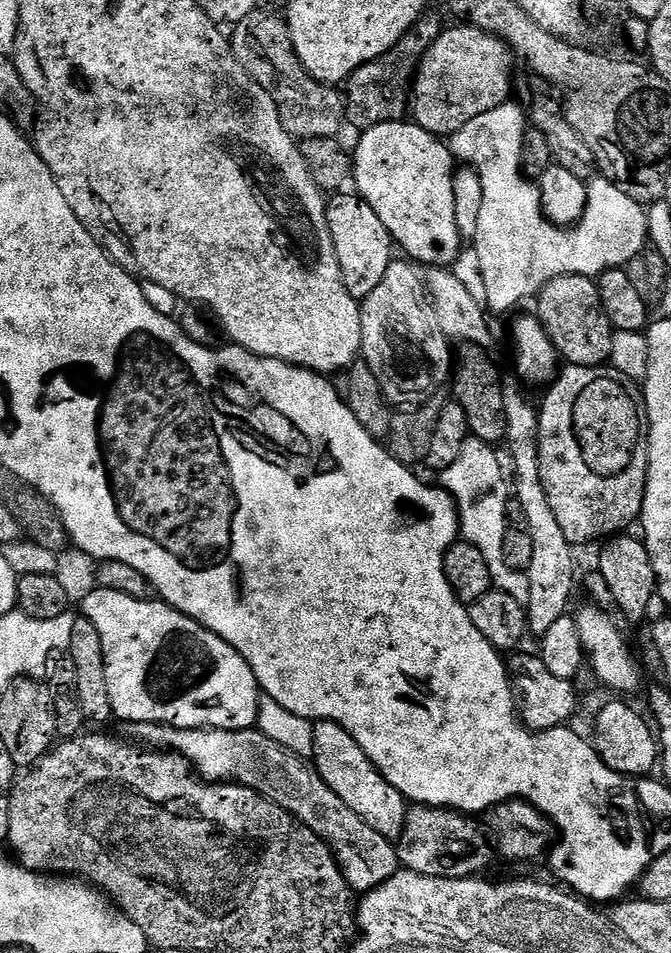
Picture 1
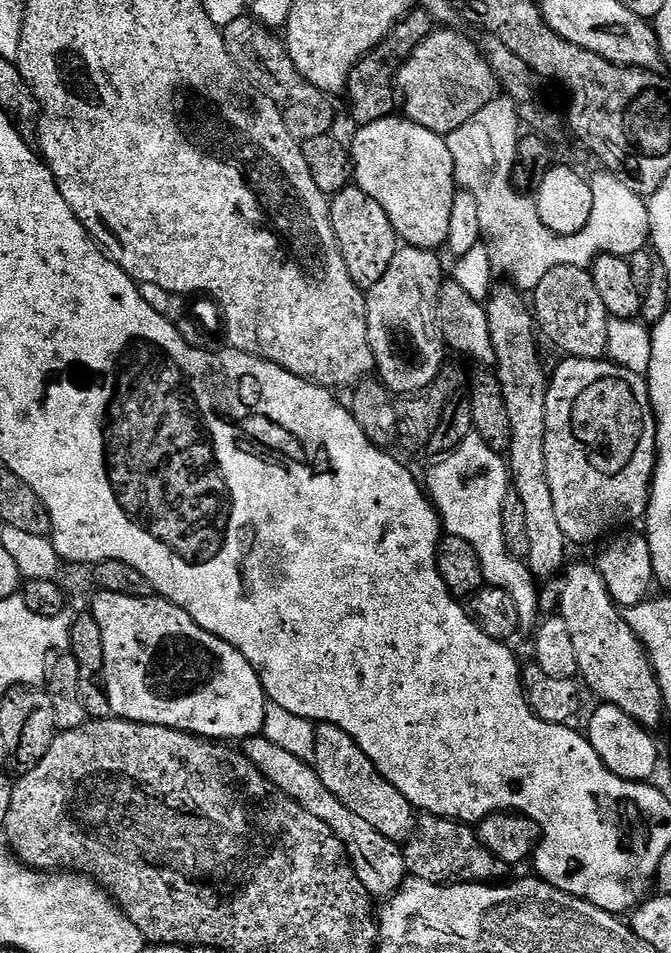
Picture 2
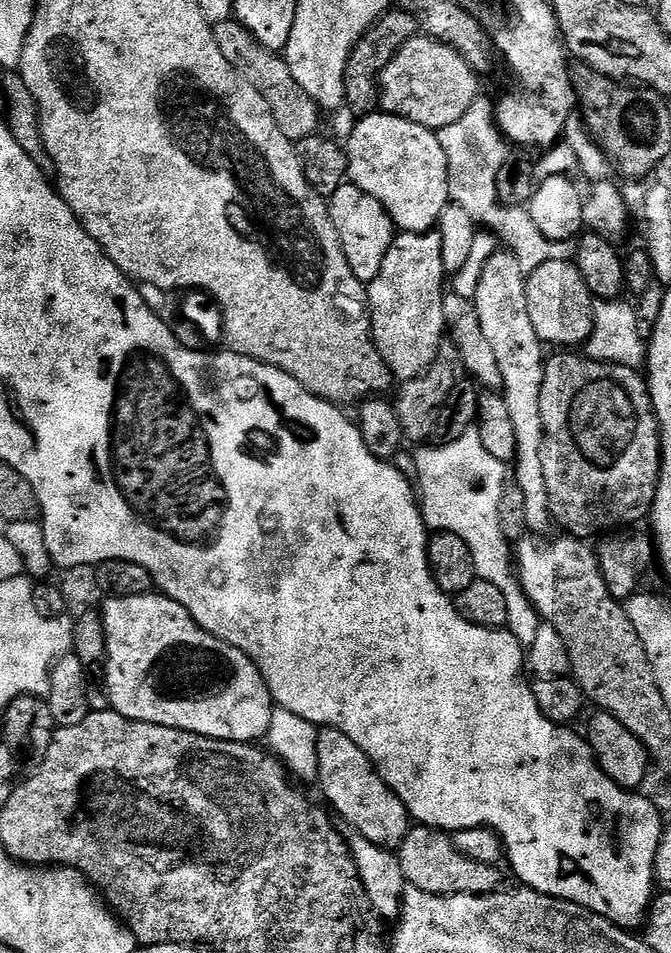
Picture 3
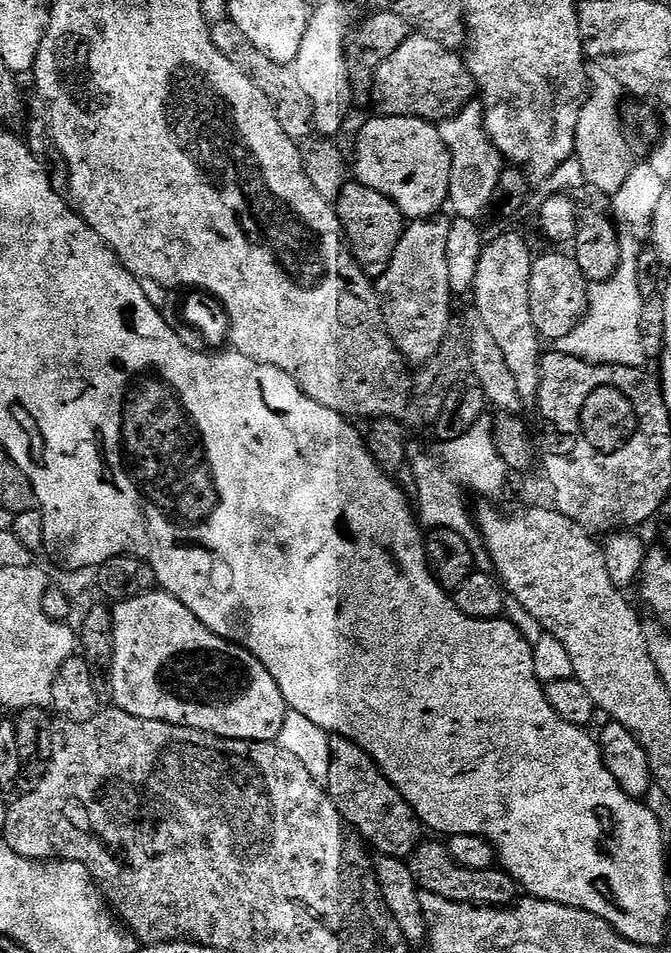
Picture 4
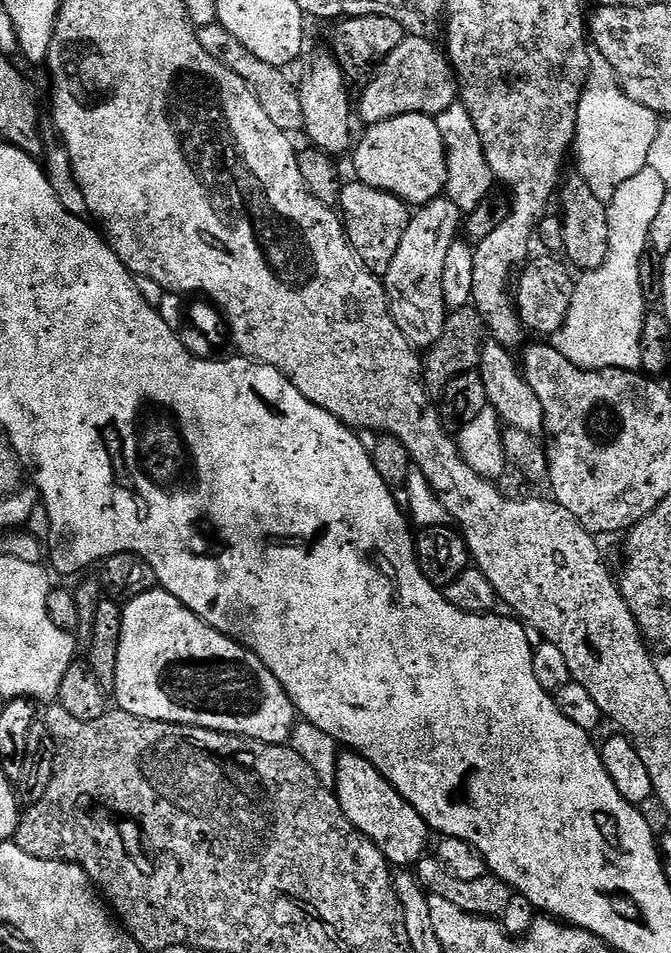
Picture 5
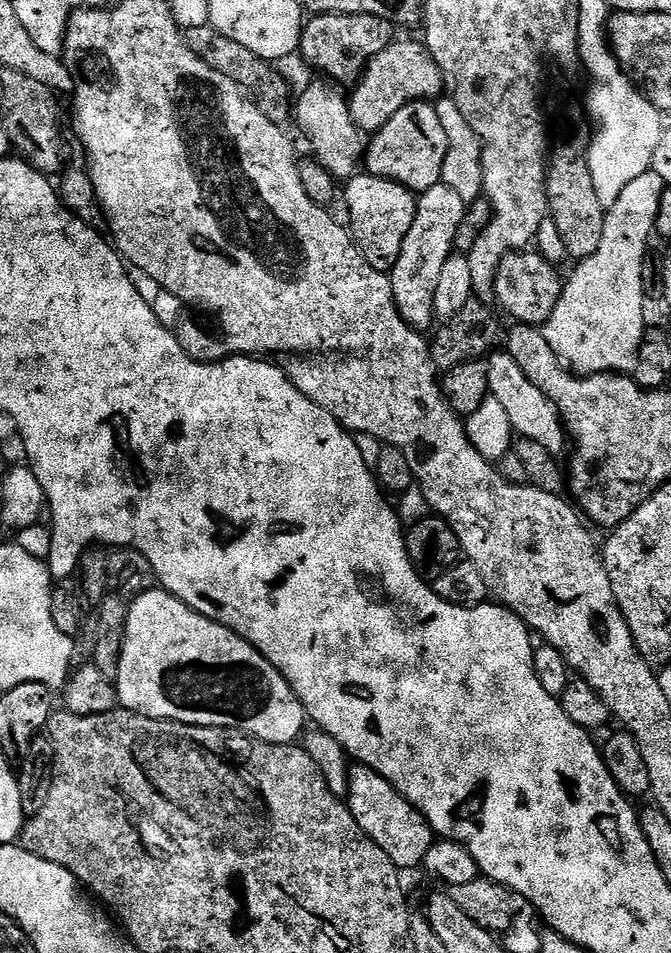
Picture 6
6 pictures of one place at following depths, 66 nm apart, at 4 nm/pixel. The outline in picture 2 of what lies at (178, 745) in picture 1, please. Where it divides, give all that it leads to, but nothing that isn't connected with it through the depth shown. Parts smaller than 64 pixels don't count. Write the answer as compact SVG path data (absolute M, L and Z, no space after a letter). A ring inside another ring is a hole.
M262 734L243 741L242 751L245 758L274 787L282 790L282 794L294 798L294 802L298 802L298 806L310 810L310 814L314 814L314 818L320 818L322 822L326 822L326 826L330 826L330 830L334 830L334 834L344 843L344 849L348 855L348 861L352 864L352 869L356 871L362 886L366 886L366 890L373 898L395 896L406 879L404 849L401 845L378 834L378 830L374 830L374 826L370 826L370 822L358 818L358 814L354 814L354 810L346 810L346 806L342 806L342 802L338 802L338 798L334 798L334 794L330 794L330 790L326 790L326 786L322 786L322 778L318 778L316 769L311 763L294 758L294 754L282 750L282 746L274 746L274 742L270 742Z

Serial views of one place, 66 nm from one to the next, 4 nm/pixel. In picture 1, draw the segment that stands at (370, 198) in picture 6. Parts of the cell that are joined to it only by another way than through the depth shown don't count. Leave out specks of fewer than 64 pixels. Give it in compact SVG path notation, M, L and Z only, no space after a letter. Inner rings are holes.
M359 194L344 195L333 195L327 201L326 222L334 238L334 254L338 254L338 266L342 266L342 282L346 282L346 290L350 290L352 297L362 302L374 294L378 282L386 278L386 270L394 259L394 241L386 226L382 226L382 218L370 210L370 206Z

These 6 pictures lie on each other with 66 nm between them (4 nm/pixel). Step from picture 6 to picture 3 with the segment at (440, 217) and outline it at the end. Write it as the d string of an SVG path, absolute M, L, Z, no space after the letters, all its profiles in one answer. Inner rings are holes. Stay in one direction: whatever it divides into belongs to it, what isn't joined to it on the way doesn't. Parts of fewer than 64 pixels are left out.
M439 231L400 232L393 239L390 250L386 254L386 262L382 264L382 270L378 270L378 278L374 278L366 285L368 310L372 314L372 337L378 354L382 354L388 369L397 381L414 380L424 375L424 372L434 363L435 356L440 353L441 344L445 343L444 279L446 273L442 262L442 238Z

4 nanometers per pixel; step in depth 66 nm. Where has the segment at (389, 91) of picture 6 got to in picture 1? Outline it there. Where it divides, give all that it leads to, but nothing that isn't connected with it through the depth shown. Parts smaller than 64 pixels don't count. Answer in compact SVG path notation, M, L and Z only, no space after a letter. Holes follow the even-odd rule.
M471 26L445 27L440 37L430 46L425 56L420 57L420 67L416 69L416 79L410 93L410 116L422 130L441 138L450 138L466 122L474 122L478 114L494 110L509 103L512 92L512 60L514 53L504 41L489 32Z

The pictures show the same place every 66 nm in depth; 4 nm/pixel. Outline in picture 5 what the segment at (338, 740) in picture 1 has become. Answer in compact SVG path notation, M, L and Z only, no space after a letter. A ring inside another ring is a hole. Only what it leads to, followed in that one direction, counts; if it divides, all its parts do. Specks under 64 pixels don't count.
M344 750L337 755L334 799L340 803L345 818L363 836L370 838L378 850L382 850L389 865L415 866L429 851L430 829L422 814L418 814L418 810L414 810L414 806L410 806L410 802L406 802L406 798L402 798L390 782L386 782L383 774L370 761L356 752Z

